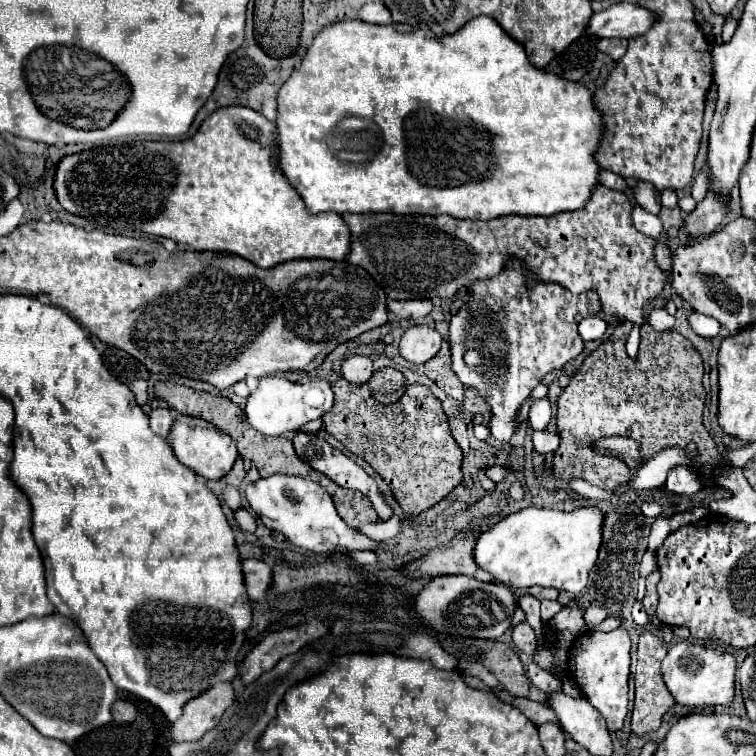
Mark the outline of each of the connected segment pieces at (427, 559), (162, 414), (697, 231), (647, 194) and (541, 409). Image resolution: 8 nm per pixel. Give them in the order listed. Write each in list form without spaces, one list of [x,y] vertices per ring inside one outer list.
[[[476,518],[470,528],[464,528],[462,532],[458,532],[450,542],[440,544],[440,546],[432,548],[426,556],[404,564],[402,566],[404,576],[406,578],[426,578],[426,576],[436,578],[436,576],[448,576],[448,574],[466,574],[466,576],[472,576],[472,578],[478,578],[478,580],[484,580],[484,582],[494,582],[494,578],[486,570],[480,570],[480,566],[476,566],[476,560],[474,560],[476,538],[490,526],[490,522],[492,522],[490,518]]]
[[[154,408],[154,410],[150,410],[148,418],[150,418],[150,428],[152,428],[152,432],[156,432],[156,434],[162,436],[162,438],[168,438],[170,428],[172,428],[172,424],[174,424],[174,414],[172,414],[172,410],[170,410],[170,408]]]
[[[708,192],[708,196],[696,204],[694,212],[690,212],[684,218],[682,230],[690,238],[706,238],[716,230],[716,226],[722,222],[726,212],[728,212],[728,206],[722,204],[722,200],[714,196],[714,192]]]
[[[638,182],[634,186],[634,198],[636,198],[638,206],[642,206],[650,214],[658,214],[662,208],[660,206],[660,192],[650,182]]]
[[[540,398],[536,400],[532,406],[530,406],[530,412],[528,412],[528,422],[534,430],[546,430],[548,422],[552,418],[552,412],[550,412],[550,402],[548,398]]]

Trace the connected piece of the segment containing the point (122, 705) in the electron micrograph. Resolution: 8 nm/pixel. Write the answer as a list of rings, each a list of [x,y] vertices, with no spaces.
[[[118,700],[114,706],[112,706],[112,714],[114,714],[114,720],[116,722],[134,722],[138,712],[134,708],[134,704],[126,702],[126,700]]]

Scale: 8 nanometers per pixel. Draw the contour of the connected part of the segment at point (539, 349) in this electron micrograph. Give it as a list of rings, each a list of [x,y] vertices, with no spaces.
[[[508,258],[508,266],[488,282],[470,286],[470,300],[450,320],[452,372],[458,380],[474,388],[492,410],[490,434],[496,440],[510,440],[518,428],[516,414],[532,388],[552,370],[562,370],[584,350],[578,324],[590,314],[602,310],[600,296],[590,290],[582,294],[584,310],[580,310],[580,294],[556,286],[556,282],[536,282],[532,290],[524,286],[524,262]]]

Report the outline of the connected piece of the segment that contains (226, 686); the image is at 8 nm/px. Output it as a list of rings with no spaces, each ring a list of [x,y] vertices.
[[[222,682],[192,698],[184,706],[184,714],[170,726],[170,734],[174,742],[196,742],[200,740],[212,726],[218,726],[222,714],[228,706],[232,706],[236,694],[230,682]]]

